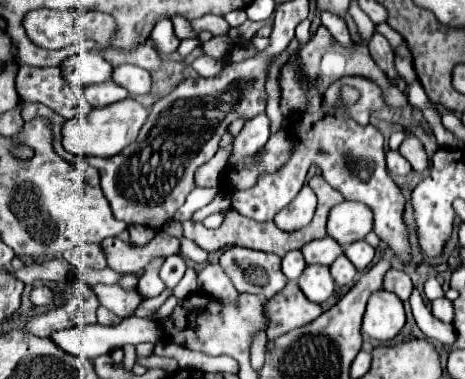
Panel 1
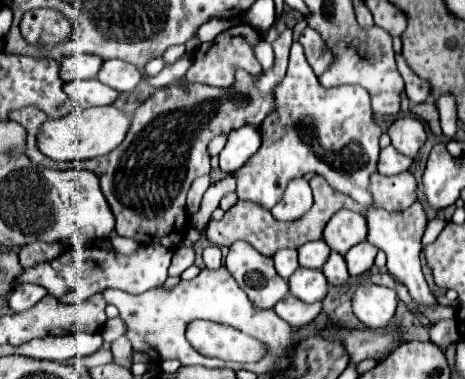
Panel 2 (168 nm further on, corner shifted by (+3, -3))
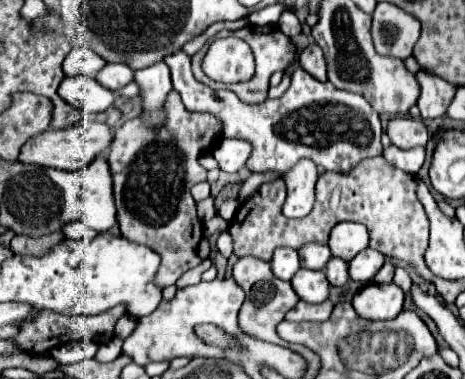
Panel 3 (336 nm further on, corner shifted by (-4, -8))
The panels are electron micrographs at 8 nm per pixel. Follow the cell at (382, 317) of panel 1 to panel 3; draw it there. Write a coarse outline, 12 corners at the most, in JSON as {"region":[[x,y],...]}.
{"region":[[369,284],[353,308],[365,320],[391,320],[403,310],[397,284]]}

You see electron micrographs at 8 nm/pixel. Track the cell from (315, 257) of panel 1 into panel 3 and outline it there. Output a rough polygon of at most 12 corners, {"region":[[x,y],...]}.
{"region":[[329,246],[299,248],[301,268],[325,270],[333,258]]}

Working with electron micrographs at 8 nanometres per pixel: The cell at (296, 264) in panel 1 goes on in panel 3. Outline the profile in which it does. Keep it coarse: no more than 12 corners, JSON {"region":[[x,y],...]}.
{"region":[[277,248],[271,258],[273,274],[291,280],[299,266],[299,254]]}

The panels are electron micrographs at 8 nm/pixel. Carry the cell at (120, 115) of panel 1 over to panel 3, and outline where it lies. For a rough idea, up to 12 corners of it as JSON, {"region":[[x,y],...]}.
{"region":[[97,120],[41,132],[19,162],[79,170],[103,154],[113,130]]}

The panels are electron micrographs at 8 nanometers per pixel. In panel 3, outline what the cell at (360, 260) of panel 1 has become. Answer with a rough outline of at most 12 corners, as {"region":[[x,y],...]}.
{"region":[[365,248],[349,262],[351,280],[369,282],[385,256]]}

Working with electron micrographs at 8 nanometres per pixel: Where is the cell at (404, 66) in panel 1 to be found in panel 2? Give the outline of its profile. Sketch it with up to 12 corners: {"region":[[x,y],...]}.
{"region":[[396,57],[398,71],[406,83],[406,95],[414,105],[430,101],[430,83],[416,77]]}

